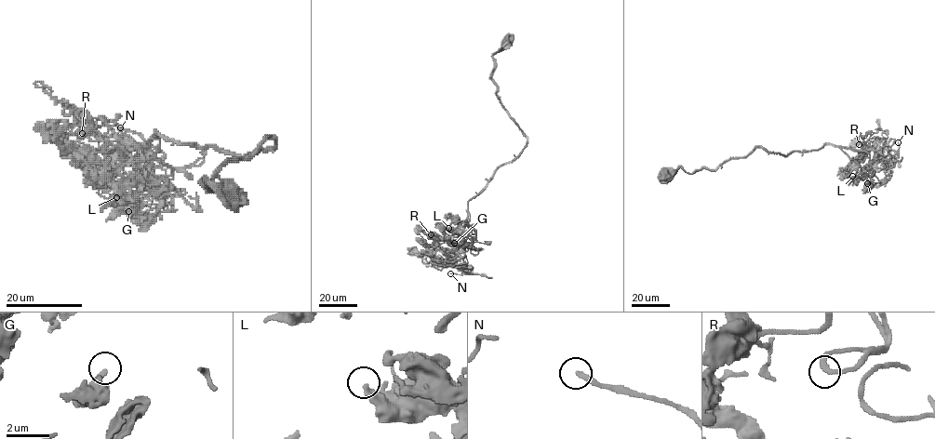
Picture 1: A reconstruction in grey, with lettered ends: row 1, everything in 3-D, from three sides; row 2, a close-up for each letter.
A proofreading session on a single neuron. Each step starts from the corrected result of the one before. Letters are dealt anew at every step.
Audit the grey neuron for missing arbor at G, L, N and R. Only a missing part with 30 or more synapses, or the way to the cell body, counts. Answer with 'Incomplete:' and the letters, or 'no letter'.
Incomplete: N

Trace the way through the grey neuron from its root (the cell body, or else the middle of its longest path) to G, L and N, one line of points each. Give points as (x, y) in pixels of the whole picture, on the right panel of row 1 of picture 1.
G: (664, 177), (679, 167), (691, 174), (715, 170), (758, 147), (786, 155), (832, 144), (868, 153), (867, 183)
L: (664, 177), (679, 167), (715, 170), (758, 147), (786, 155), (825, 144), (860, 166), (861, 176), (852, 176)
N: (664, 177), (679, 167), (715, 170), (758, 147), (785, 155), (825, 144), (883, 148), (897, 157), (898, 142)

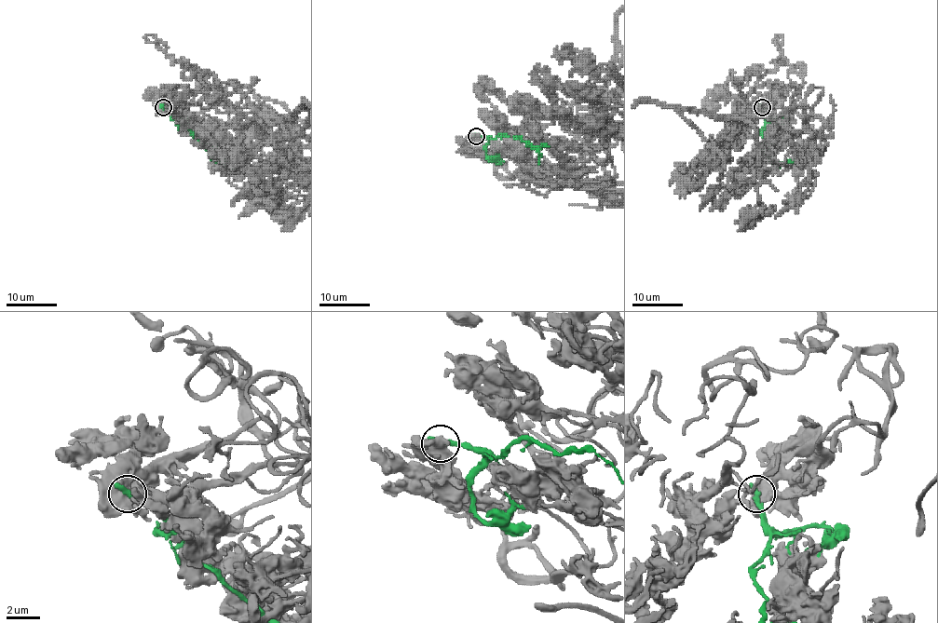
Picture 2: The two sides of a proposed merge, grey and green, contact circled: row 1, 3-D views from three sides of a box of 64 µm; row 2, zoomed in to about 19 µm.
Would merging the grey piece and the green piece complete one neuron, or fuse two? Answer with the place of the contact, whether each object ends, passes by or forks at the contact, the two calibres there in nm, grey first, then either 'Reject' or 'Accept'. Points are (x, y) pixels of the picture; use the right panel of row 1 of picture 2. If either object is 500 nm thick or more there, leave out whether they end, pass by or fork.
Place: (762, 107). Thickness 650 nm (grey) against 400 nm. Reject

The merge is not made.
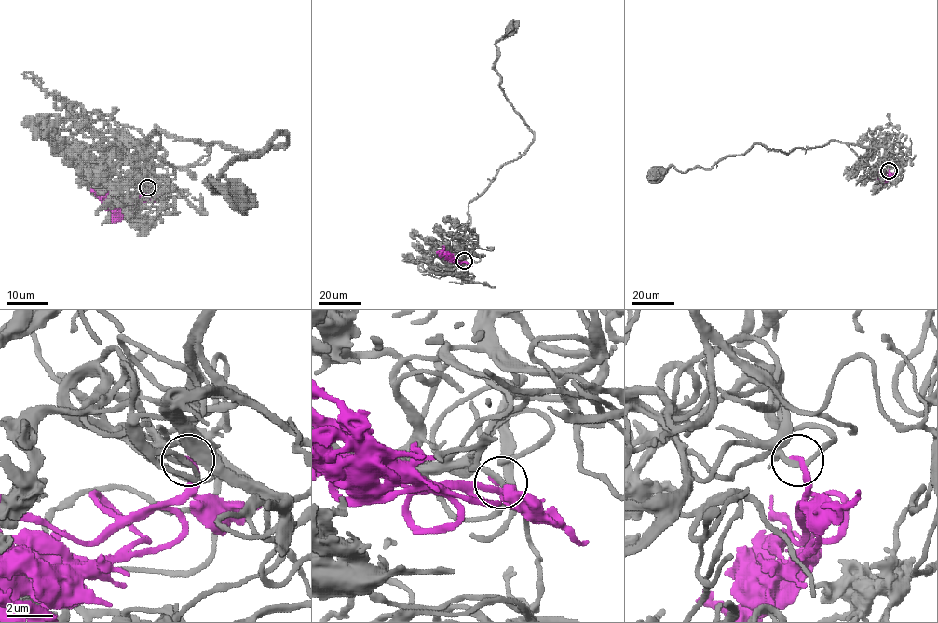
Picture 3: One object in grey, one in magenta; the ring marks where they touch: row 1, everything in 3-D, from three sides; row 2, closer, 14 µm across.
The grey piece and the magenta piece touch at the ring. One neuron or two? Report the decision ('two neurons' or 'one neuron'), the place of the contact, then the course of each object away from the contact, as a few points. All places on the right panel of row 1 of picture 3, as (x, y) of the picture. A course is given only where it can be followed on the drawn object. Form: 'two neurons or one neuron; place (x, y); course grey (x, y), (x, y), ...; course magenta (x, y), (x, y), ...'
one neuron; place (889, 170); course grey (889, 170), (876, 167), (875, 148), (832, 140), (788, 153), (754, 143), (711, 169), (672, 166), (654, 176); course magenta (889, 170), (889, 177), (880, 180), (879, 171), (876, 180)

